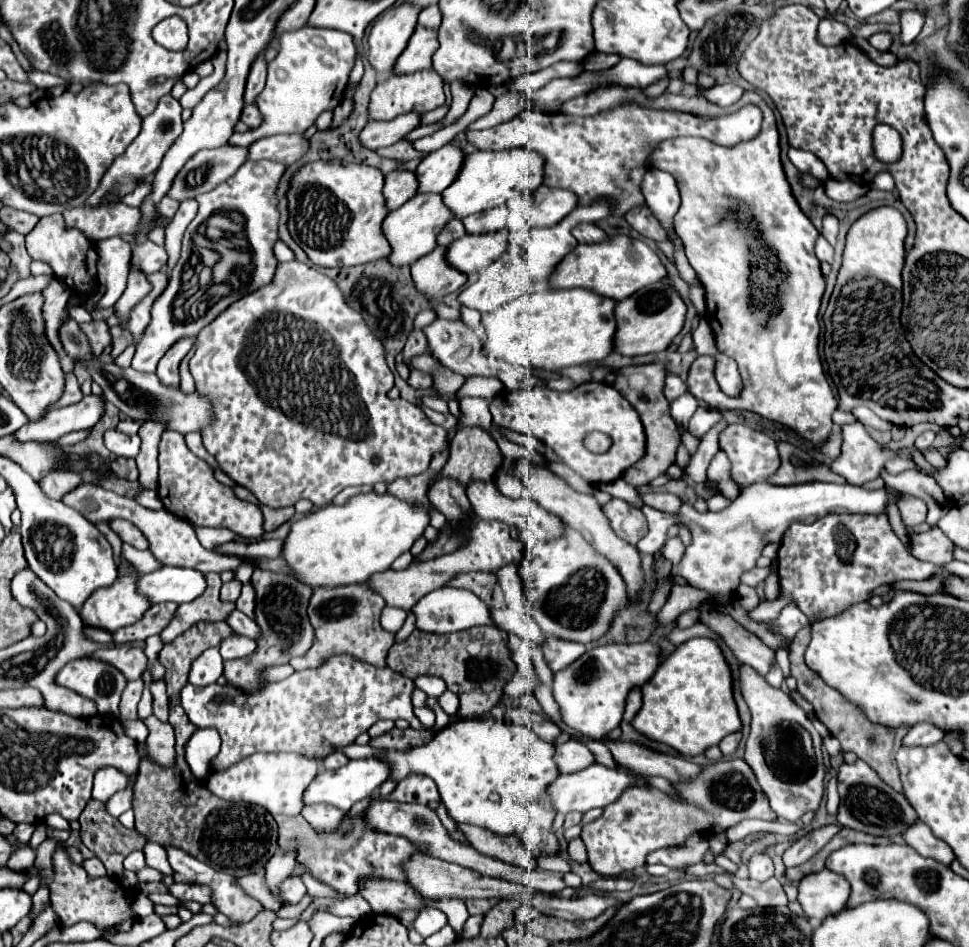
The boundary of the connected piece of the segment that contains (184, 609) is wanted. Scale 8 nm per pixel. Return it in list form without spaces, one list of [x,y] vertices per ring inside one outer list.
[[[205,573],[205,581],[207,581],[207,589],[203,591],[203,595],[199,595],[197,599],[193,599],[189,603],[181,603],[177,607],[173,619],[161,631],[163,643],[169,643],[183,631],[187,631],[187,627],[191,627],[199,621],[221,621],[221,619],[225,619],[225,615],[229,615],[233,611],[233,603],[221,601],[221,597],[219,597],[221,577],[217,573]]]

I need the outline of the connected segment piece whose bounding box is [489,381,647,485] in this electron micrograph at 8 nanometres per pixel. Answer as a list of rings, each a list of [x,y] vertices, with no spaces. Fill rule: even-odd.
[[[587,381],[577,385],[573,391],[553,391],[553,389],[523,389],[523,391],[507,391],[507,393],[499,393],[493,403],[491,403],[491,415],[493,421],[501,427],[513,429],[513,431],[527,431],[529,435],[541,439],[549,449],[553,449],[561,461],[565,465],[569,465],[575,473],[579,473],[585,481],[597,485],[597,483],[611,483],[615,479],[619,479],[623,475],[623,471],[631,465],[635,465],[639,459],[645,457],[645,431],[643,425],[639,421],[637,411],[631,407],[631,403],[627,403],[627,399],[623,399],[623,395],[619,395],[619,391],[615,391],[611,385],[605,383],[597,383],[597,381]],[[593,431],[601,431],[607,437],[611,437],[613,445],[609,447],[609,451],[605,453],[591,453],[585,445],[583,439],[593,433]]]

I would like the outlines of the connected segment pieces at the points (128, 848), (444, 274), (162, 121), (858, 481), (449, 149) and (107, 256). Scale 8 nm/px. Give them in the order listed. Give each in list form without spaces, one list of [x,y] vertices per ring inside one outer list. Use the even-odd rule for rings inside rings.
[[[89,799],[87,807],[83,809],[81,817],[79,817],[79,823],[81,823],[81,841],[83,845],[95,853],[95,857],[99,857],[107,869],[107,873],[113,877],[113,879],[121,879],[123,877],[123,859],[135,851],[135,849],[143,849],[145,845],[145,839],[135,831],[135,829],[127,829],[119,823],[119,819],[111,817],[107,813],[107,807],[105,803],[97,801],[97,799]]]
[[[435,247],[435,251],[415,261],[411,265],[411,277],[415,289],[433,303],[437,317],[457,319],[459,311],[445,305],[441,299],[451,291],[457,291],[461,285],[465,285],[467,275],[459,275],[459,271],[447,267],[447,261],[443,259],[443,251],[445,247]]]
[[[171,95],[161,97],[157,109],[143,119],[143,127],[141,127],[141,133],[137,135],[137,139],[127,147],[127,151],[119,159],[115,159],[115,163],[109,167],[107,175],[103,177],[99,189],[87,199],[87,203],[93,205],[93,207],[95,205],[101,205],[103,203],[103,197],[109,191],[117,191],[117,195],[121,199],[123,195],[131,193],[137,187],[137,181],[139,179],[149,177],[159,167],[159,163],[161,163],[163,155],[167,153],[167,149],[171,147],[171,143],[181,135],[181,131],[183,131],[181,113],[183,113],[183,107],[181,107],[181,103],[175,97],[171,97]]]
[[[861,423],[843,425],[841,453],[831,463],[831,471],[843,475],[849,485],[865,485],[877,479],[885,461],[897,454],[871,439]]]
[[[451,143],[429,153],[415,169],[419,183],[417,193],[441,193],[449,183],[453,183],[459,163],[463,163],[463,151]]]
[[[121,237],[103,239],[97,243],[99,251],[99,283],[105,287],[97,305],[101,309],[113,307],[123,287],[127,285],[127,263],[131,261],[131,245]]]

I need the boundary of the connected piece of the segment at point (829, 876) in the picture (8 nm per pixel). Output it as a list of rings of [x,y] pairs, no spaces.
[[[823,869],[799,881],[799,903],[807,917],[819,923],[845,909],[849,891],[851,887],[843,875]]]

